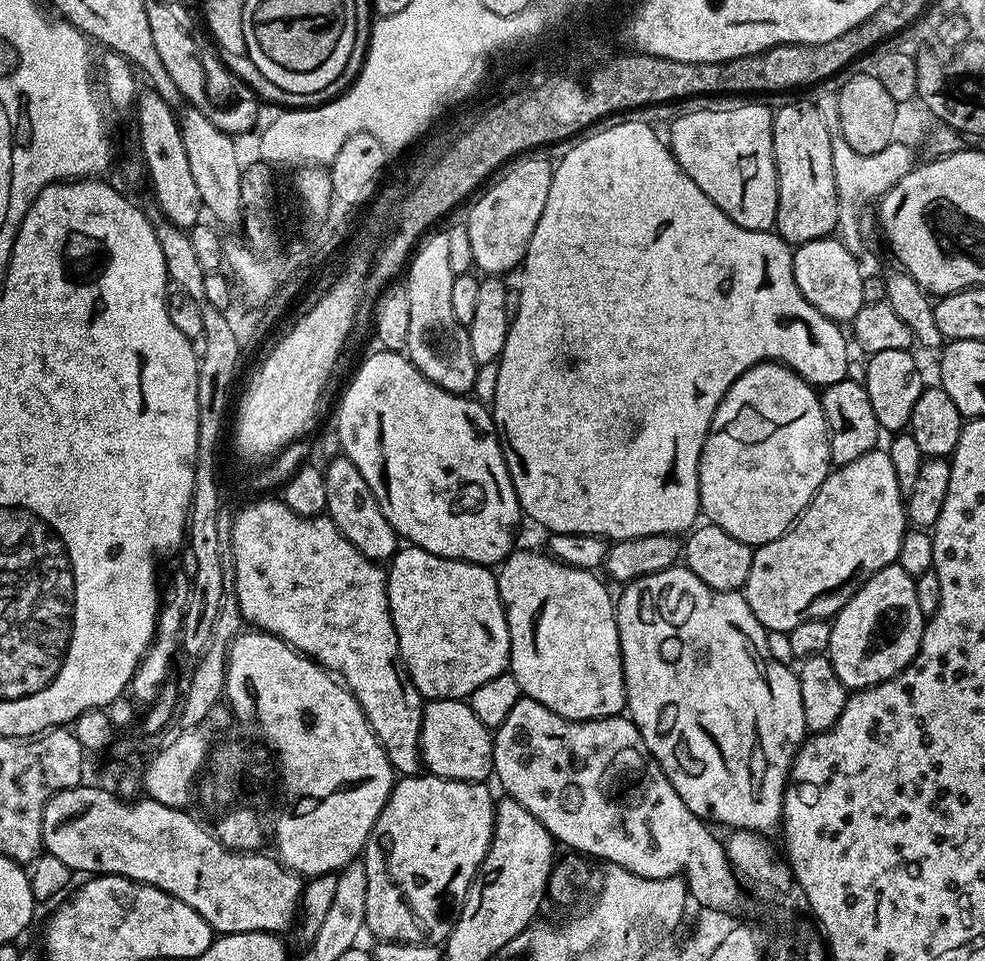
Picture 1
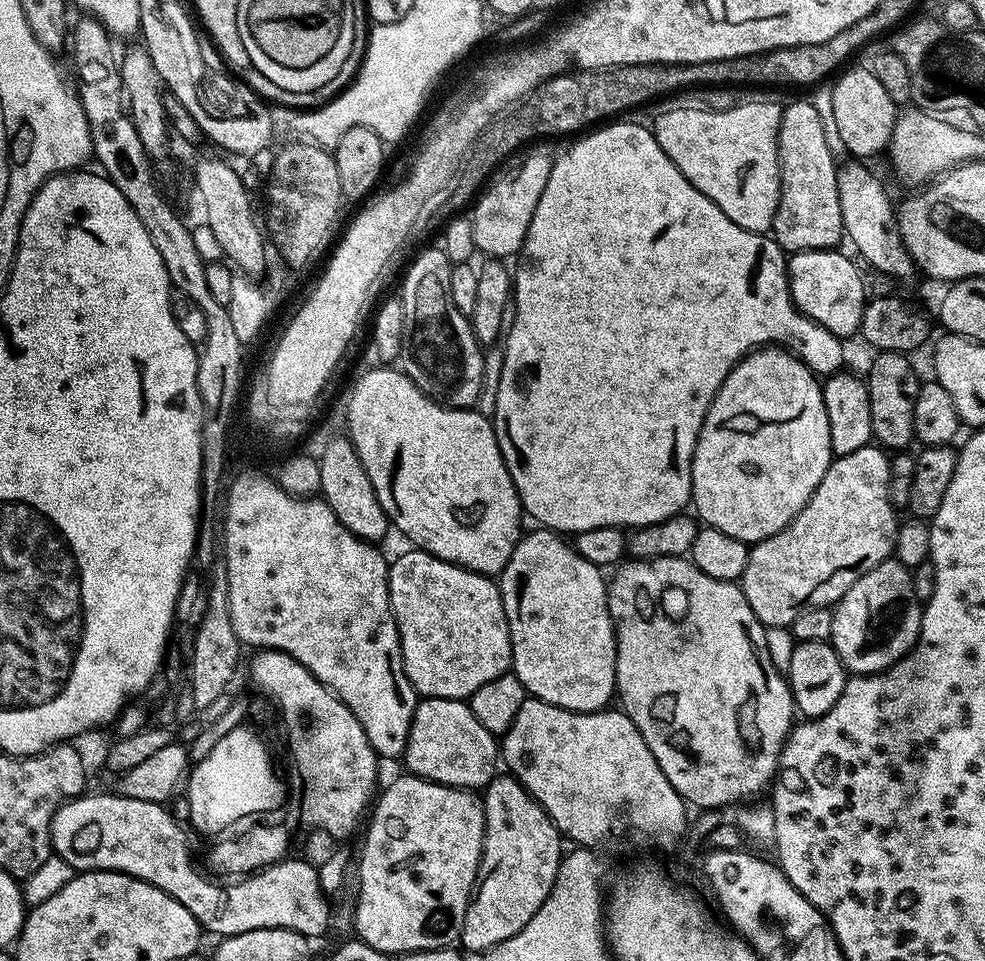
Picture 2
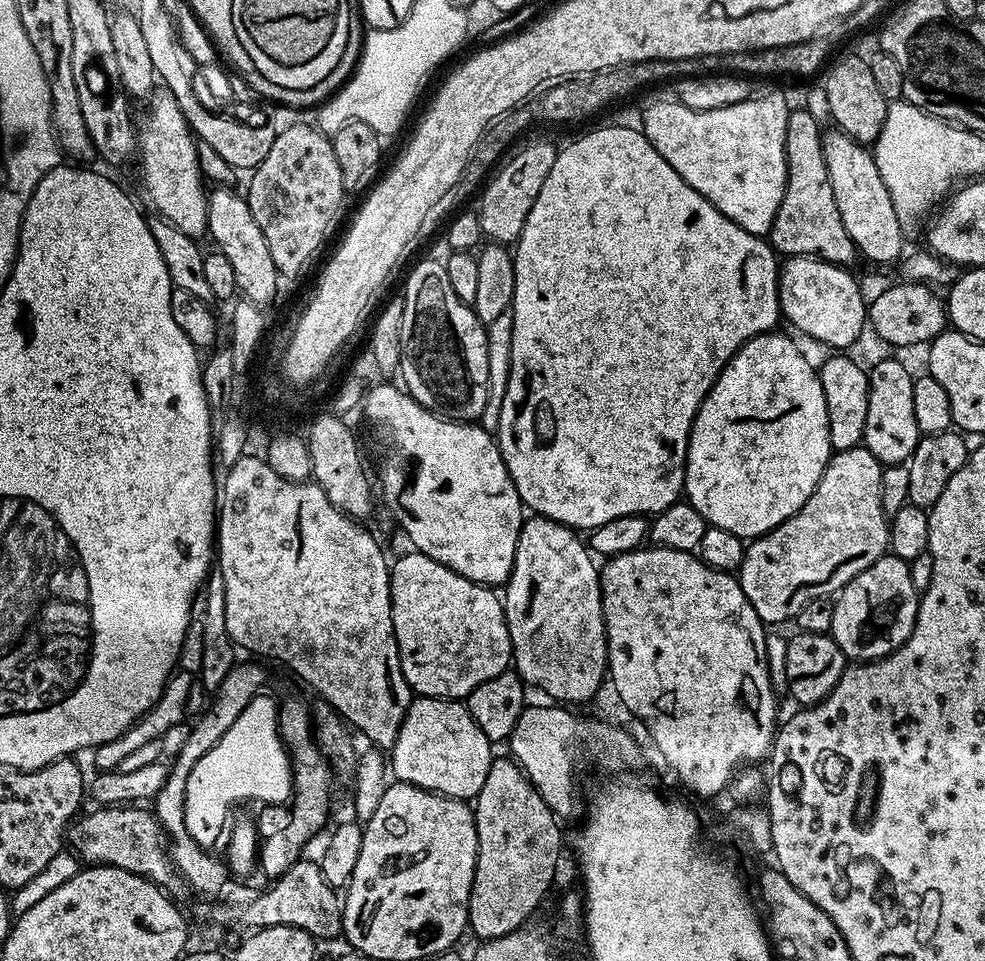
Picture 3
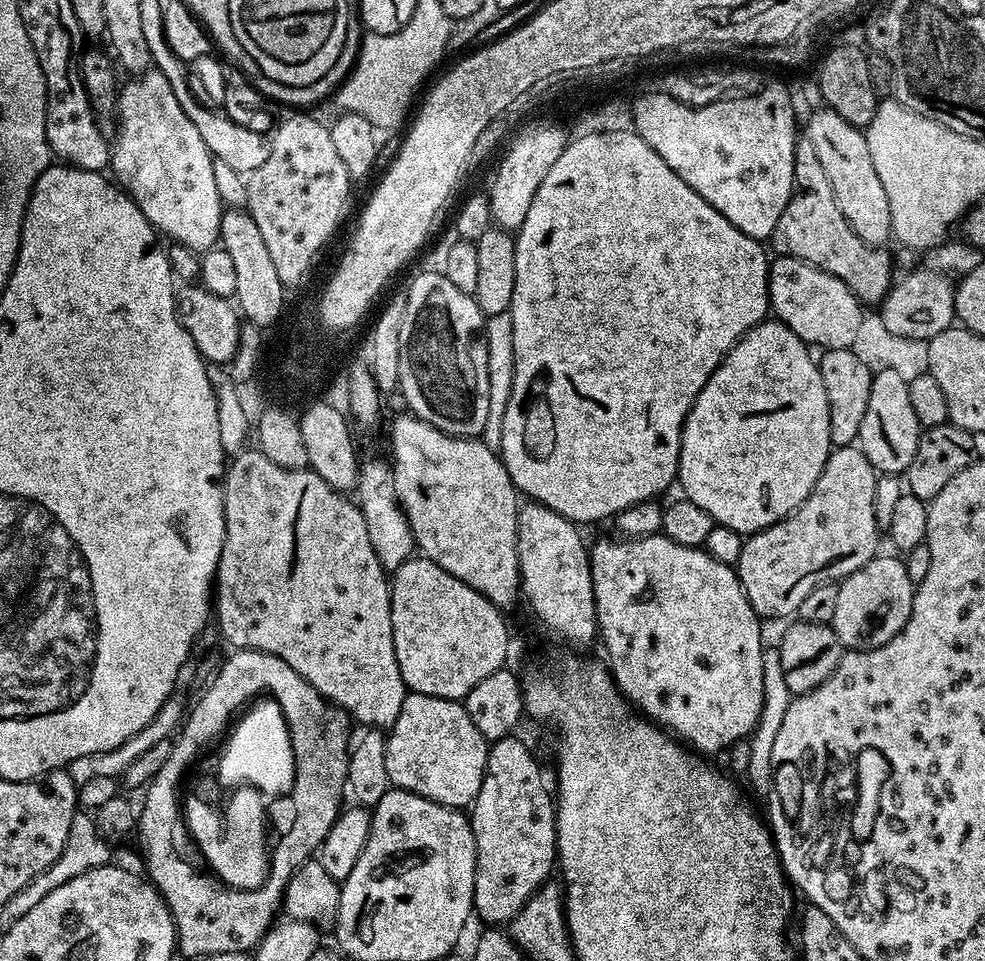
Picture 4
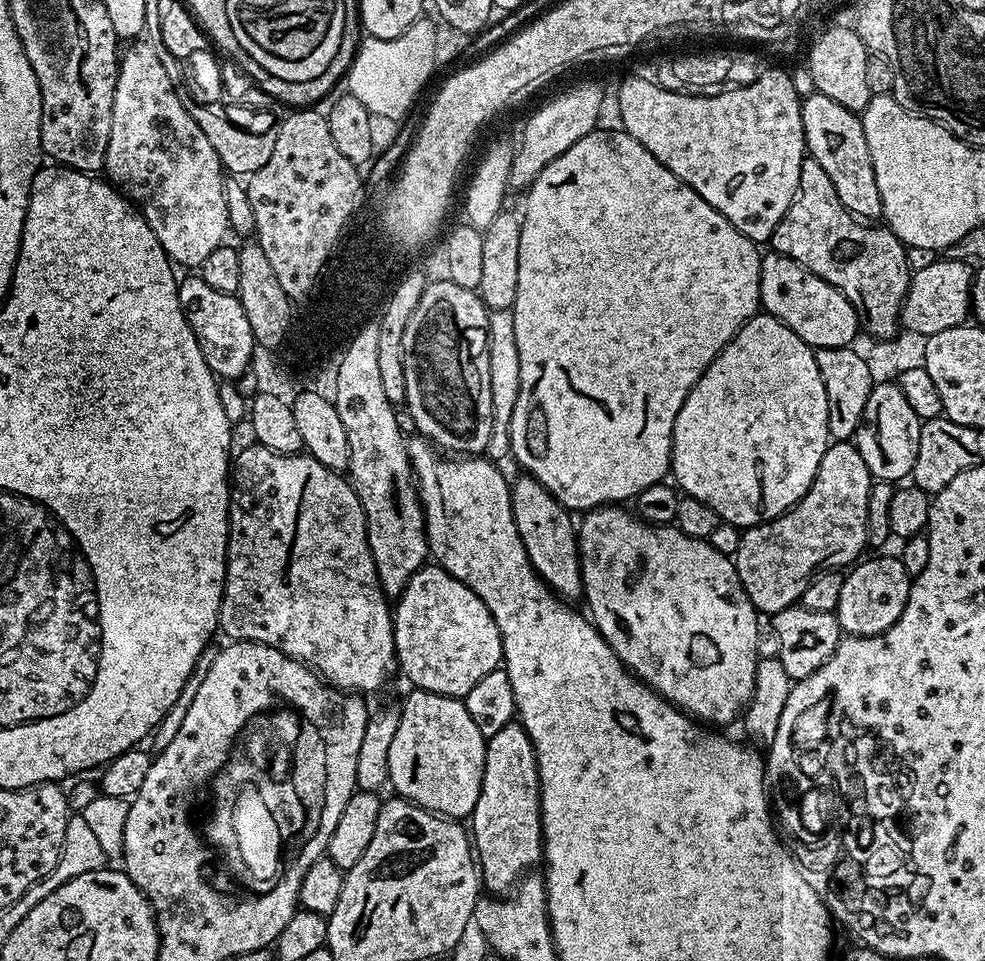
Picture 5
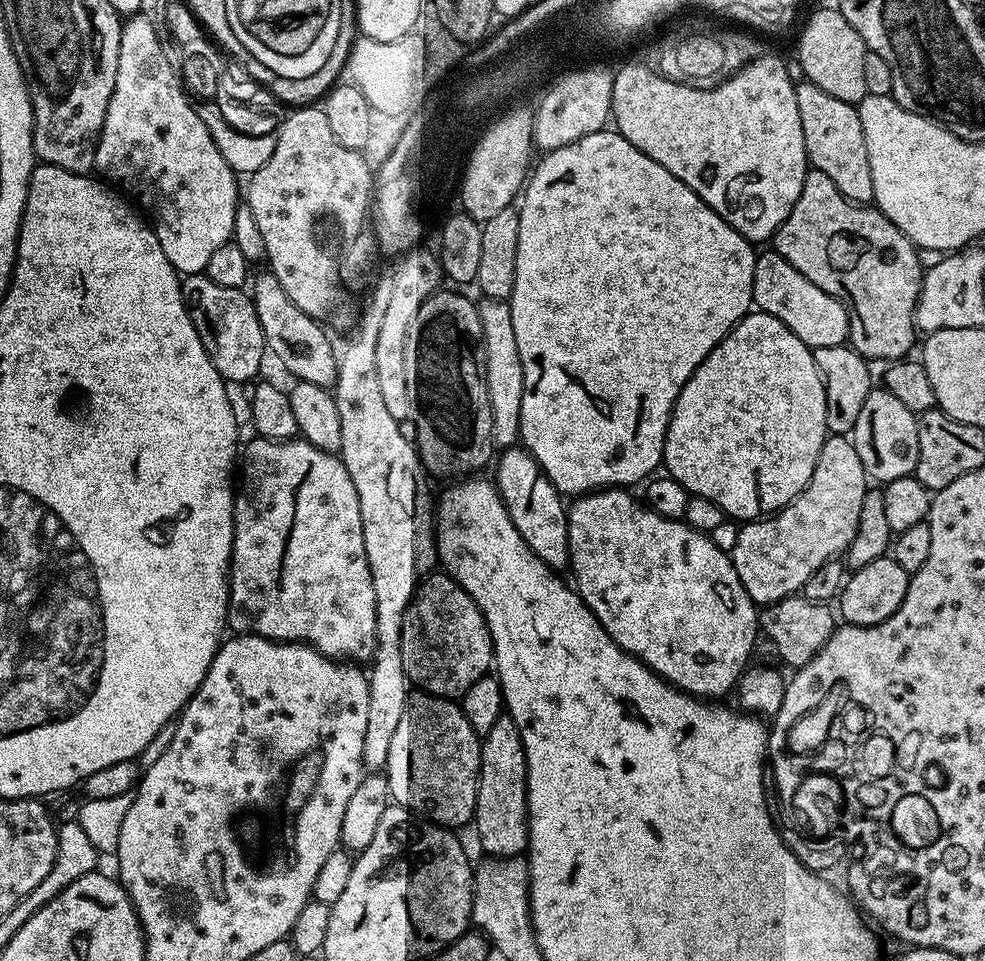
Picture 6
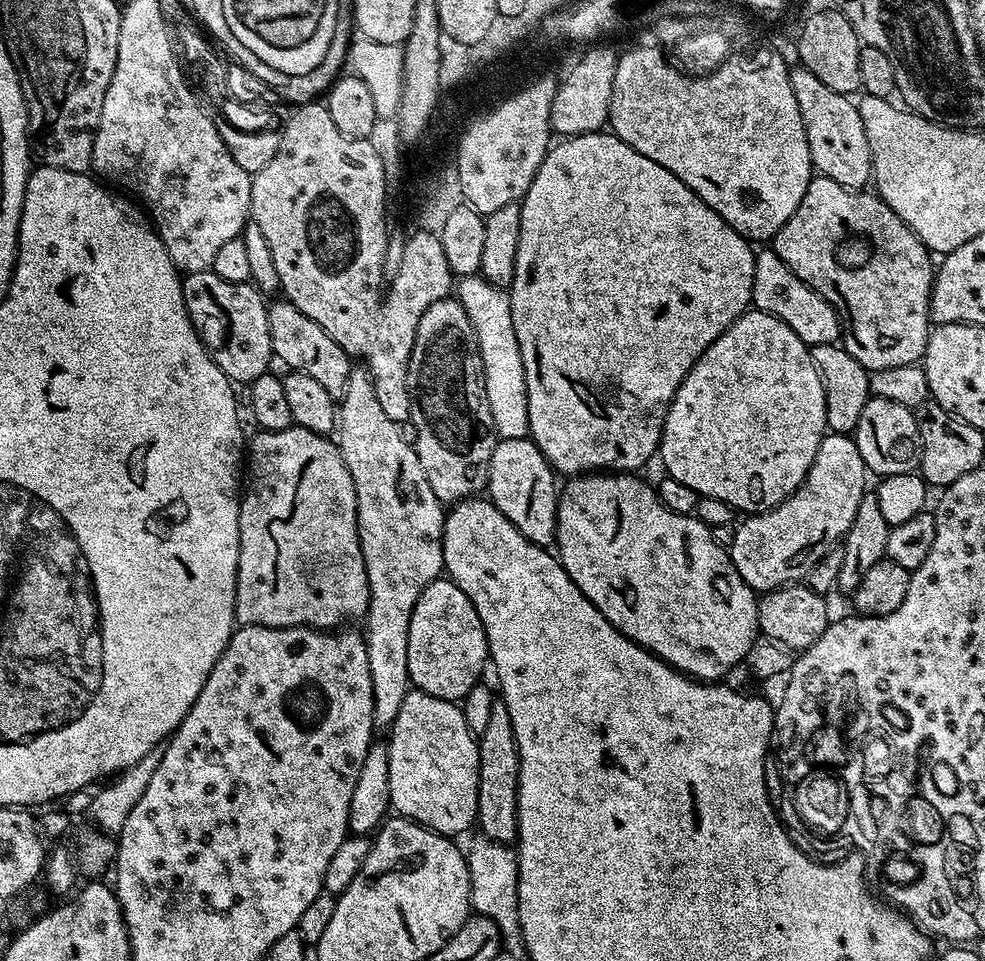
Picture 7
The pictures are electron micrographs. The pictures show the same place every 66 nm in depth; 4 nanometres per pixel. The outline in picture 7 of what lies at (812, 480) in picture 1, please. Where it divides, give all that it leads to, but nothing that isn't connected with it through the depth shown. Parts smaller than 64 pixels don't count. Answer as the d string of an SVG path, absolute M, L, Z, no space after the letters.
M749 310L744 312L736 319L736 321L726 329L720 337L715 340L709 346L708 349L701 354L698 358L698 362L694 362L692 364L692 369L686 374L686 378L684 381L680 383L678 386L678 390L674 394L674 398L672 399L672 405L668 408L668 413L666 414L666 422L664 423L664 429L662 430L662 434L660 435L660 446L658 449L658 460L661 460L664 463L664 472L669 476L673 476L674 478L678 478L678 482L684 483L686 486L690 486L690 490L694 490L697 494L697 497L709 496L710 498L718 498L718 502L726 502L728 505L732 507L737 513L740 514L755 514L757 512L767 512L768 509L773 508L774 506L778 506L780 503L785 500L787 496L790 494L794 494L794 490L804 481L806 478L806 474L810 470L810 466L814 462L814 454L818 454L818 446L824 440L826 435L828 423L826 422L826 398L824 397L824 387L822 386L822 382L820 381L820 375L818 374L818 370L814 370L814 362L812 361L812 353L810 351L809 345L806 345L802 342L802 338L798 338L798 334L794 334L794 330L790 330L790 326L786 326L786 322L782 322L778 318L774 318L770 314L766 314L765 312L758 312L755 310Z

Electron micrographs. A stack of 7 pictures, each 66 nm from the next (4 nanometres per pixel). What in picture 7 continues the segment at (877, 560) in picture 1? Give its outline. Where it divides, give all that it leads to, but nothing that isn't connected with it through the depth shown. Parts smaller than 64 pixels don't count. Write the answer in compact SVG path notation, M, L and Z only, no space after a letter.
M843 432L825 435L806 478L794 494L767 512L749 515L736 524L730 555L738 574L742 574L753 592L763 594L803 581L810 566L814 566L830 546L843 541L866 491L864 476L866 469L855 439Z

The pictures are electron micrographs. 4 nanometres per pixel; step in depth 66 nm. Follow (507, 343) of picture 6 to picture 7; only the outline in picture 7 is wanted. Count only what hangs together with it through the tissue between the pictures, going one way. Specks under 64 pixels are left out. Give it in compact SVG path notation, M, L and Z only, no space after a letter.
M479 274L459 277L454 292L466 310L466 318L470 318L470 326L474 326L474 334L482 358L486 402L490 402L490 414L494 418L497 437L501 440L529 439L526 370L522 366L522 350L518 346L518 334L514 334L511 295L505 289L486 282Z

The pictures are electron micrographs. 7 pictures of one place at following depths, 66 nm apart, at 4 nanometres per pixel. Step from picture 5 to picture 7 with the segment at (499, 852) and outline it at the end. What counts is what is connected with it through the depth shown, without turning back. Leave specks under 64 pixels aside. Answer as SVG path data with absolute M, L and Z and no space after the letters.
M497 698L490 709L486 730L478 738L480 745L480 777L478 778L478 806L476 819L483 835L500 844L511 845L516 839L516 803L518 802L518 770L520 755L510 722L510 710L503 699Z

